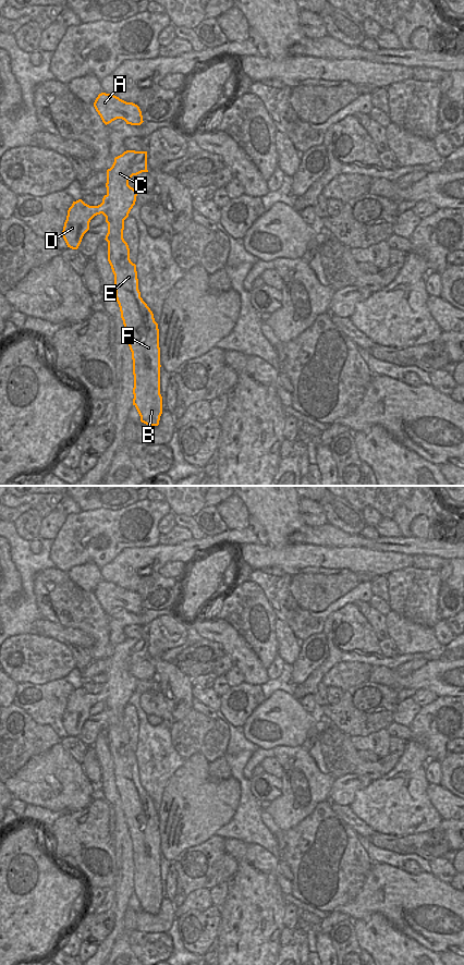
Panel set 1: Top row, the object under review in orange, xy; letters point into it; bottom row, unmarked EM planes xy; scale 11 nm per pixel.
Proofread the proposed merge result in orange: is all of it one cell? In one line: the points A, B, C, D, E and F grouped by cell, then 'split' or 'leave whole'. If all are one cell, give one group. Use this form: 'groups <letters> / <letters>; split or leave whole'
groups A B C D E F; leave whole

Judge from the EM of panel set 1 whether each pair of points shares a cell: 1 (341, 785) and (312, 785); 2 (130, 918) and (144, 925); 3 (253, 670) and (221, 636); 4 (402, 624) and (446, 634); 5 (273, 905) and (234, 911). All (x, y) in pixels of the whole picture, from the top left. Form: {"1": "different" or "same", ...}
{"1": "different", "2": "different", "3": "same", "4": "different", "5": "same"}

